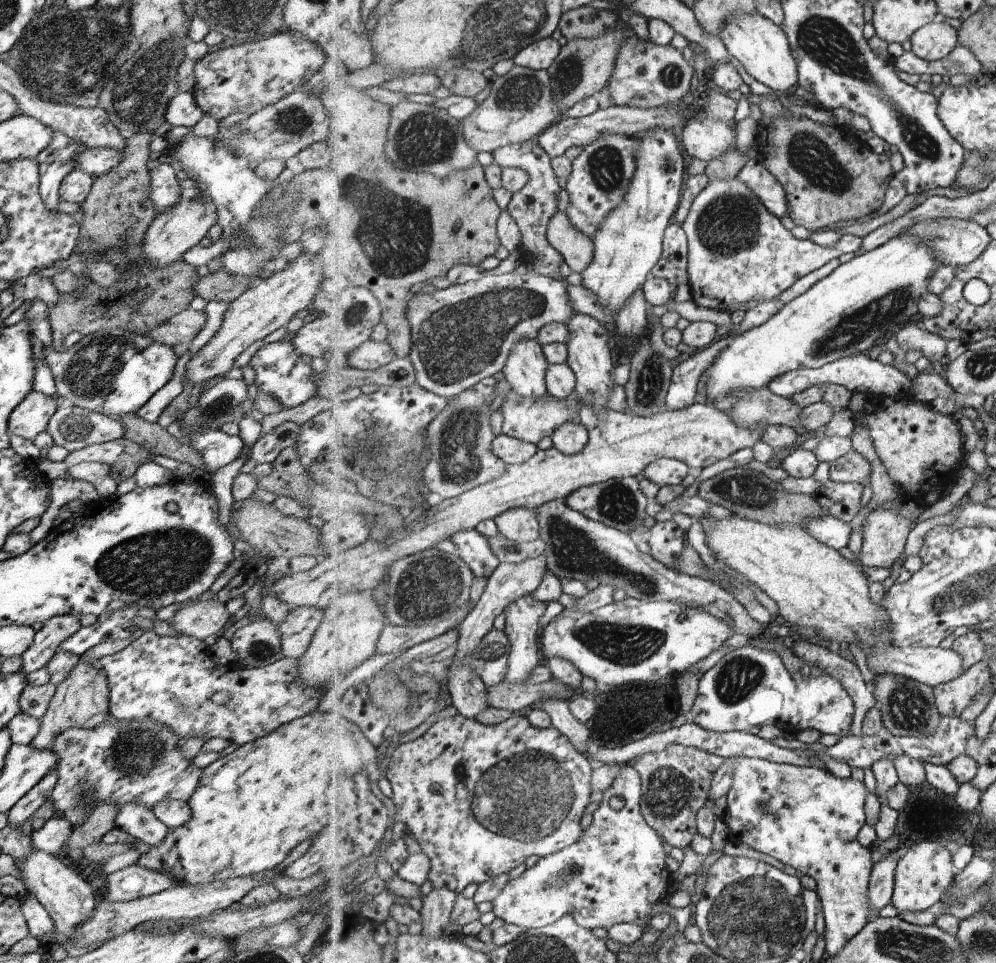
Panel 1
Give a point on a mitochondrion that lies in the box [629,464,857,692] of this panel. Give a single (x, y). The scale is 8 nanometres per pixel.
(749, 490)

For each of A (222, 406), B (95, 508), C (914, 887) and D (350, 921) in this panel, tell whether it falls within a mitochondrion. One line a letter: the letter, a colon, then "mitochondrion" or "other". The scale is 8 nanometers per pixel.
A: mitochondrion
B: other
C: other
D: other

